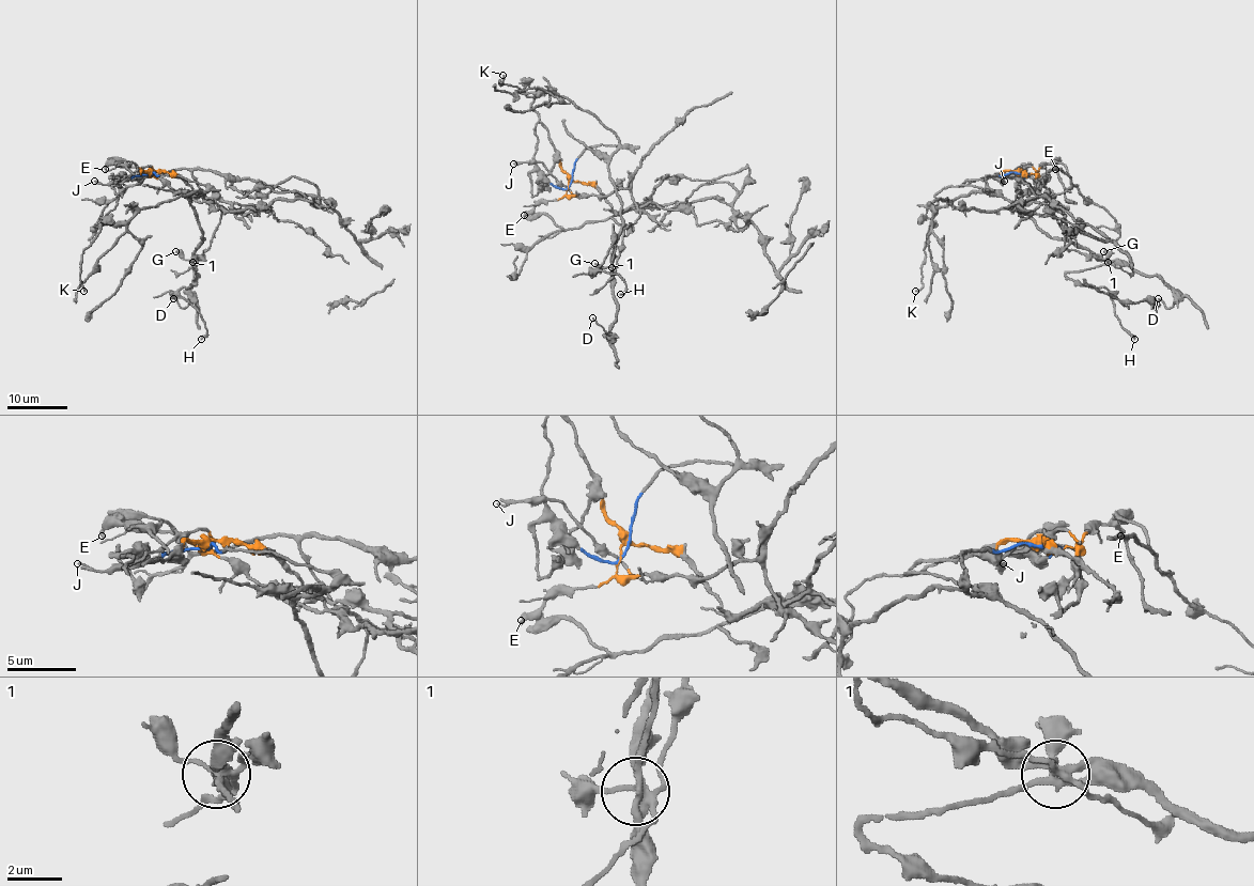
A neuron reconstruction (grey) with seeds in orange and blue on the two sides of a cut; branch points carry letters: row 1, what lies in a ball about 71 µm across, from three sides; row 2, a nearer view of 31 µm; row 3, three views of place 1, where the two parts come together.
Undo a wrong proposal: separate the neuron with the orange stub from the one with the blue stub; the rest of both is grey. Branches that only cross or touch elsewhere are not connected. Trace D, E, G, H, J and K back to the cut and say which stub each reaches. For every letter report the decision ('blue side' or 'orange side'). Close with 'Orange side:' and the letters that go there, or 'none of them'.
D: blue side
E: orange side
G: orange side
H: blue side
J: orange side
K: blue side
Orange side: E, G, J

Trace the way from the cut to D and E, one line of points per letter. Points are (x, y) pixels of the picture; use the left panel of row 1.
D: (151, 174), (205, 189), (189, 199), (202, 231), (192, 263), (198, 275), (189, 304), (182, 308), (174, 298)
E: (151, 174), (139, 168), (110, 165), (105, 169)

